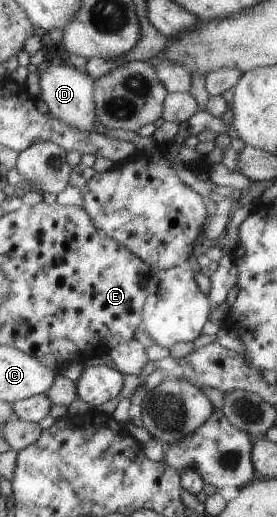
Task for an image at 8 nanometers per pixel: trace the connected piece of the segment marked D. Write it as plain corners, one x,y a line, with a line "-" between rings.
49,65
39,73
39,95
38,104
46,112
56,117
65,125
77,128
84,132
93,131
95,118
95,106
93,103
93,78
82,74
74,66

